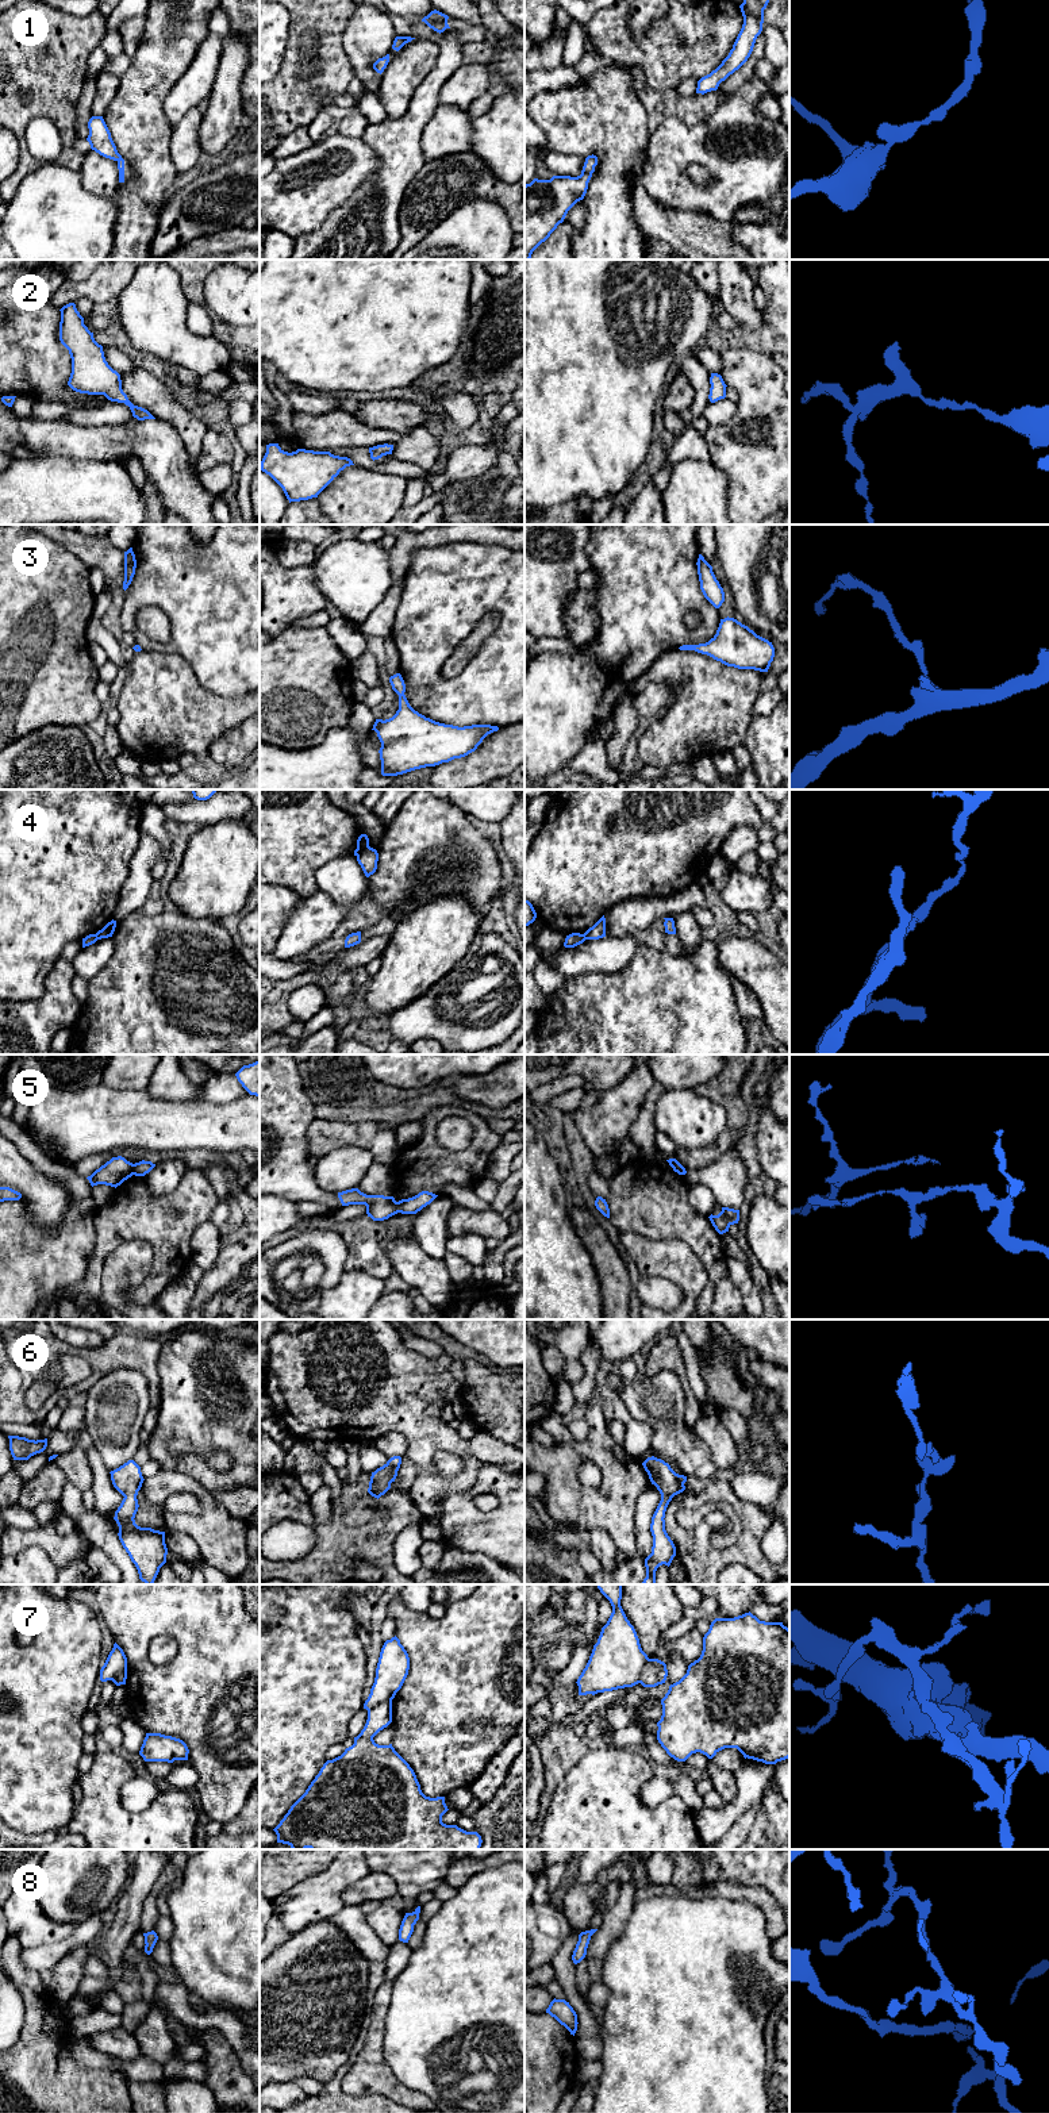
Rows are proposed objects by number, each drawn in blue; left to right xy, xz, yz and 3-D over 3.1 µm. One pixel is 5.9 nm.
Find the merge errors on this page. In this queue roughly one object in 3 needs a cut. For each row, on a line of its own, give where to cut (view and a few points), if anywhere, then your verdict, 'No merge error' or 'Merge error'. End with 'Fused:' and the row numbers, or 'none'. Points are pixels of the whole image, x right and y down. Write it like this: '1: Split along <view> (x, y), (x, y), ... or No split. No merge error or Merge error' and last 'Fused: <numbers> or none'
1: No split. No merge error
2: No split. No merge error
3: No split. No merge error
4: Split along xz (368, 845), (356, 855). Merge error
5: Split along xy (133, 1164), (134, 1174). Merge error
6: No split. No merge error
7: Split along xz (391, 1699), (384, 1699), (368, 1710). Merge error
8: No split. No merge error
Fused: 4, 5, 7

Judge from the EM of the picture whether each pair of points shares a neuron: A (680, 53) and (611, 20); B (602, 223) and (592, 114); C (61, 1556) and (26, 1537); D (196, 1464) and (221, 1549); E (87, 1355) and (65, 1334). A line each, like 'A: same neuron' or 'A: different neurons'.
A: same neuron
B: same neuron
C: same neuron
D: different neurons
E: different neurons

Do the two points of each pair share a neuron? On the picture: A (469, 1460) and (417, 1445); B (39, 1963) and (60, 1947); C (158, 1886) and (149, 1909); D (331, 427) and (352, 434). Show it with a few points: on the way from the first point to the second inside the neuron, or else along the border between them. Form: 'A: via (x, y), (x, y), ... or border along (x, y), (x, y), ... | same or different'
A: via (456, 1447), (430, 1445) | same
B: via (45, 1958), (54, 1952) | same
C: via (156, 1891), (150, 1904) | same
D: via (337, 429), (346, 431) | same

